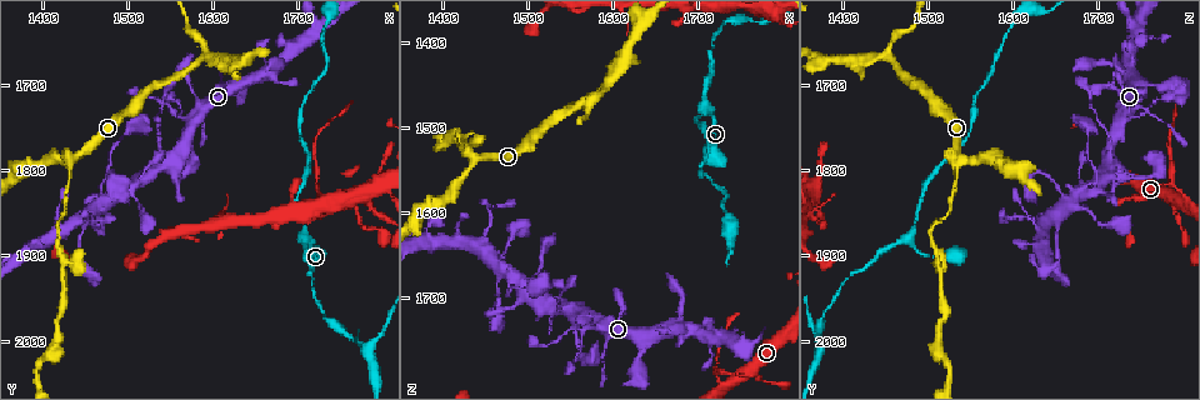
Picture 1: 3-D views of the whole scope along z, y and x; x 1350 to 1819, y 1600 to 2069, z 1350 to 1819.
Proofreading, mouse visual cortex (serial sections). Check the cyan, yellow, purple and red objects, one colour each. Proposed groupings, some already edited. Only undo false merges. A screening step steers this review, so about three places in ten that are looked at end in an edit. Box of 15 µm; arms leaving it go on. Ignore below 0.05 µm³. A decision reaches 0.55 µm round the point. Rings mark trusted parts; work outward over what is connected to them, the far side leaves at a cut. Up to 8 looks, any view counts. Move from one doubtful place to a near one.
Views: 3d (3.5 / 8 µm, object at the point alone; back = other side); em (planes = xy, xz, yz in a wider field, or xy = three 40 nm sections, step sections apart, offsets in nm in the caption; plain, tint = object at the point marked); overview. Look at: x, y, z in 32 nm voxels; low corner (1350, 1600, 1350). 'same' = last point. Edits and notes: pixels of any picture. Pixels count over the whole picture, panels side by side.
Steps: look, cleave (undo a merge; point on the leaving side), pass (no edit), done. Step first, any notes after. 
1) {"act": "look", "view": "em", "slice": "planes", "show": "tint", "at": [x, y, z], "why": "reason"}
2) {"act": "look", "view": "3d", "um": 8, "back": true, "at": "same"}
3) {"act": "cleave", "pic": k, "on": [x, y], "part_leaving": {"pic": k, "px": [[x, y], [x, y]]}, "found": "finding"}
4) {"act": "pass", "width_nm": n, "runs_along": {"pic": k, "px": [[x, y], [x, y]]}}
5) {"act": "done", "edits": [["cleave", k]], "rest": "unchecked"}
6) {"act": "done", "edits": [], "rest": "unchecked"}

{"act": "look", "view": "3d", "um": 3.5, "at": [1720, 1820, 1790], "why": "arms part here"}

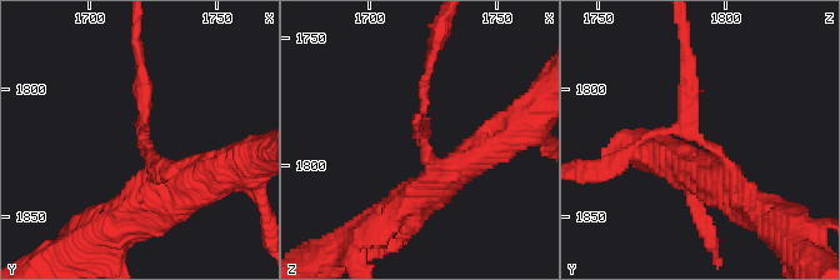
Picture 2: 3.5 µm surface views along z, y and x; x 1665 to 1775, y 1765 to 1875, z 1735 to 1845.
{"act": "pass", "arm_widths_nm": [100, 200, 350], "runs_along": {"pic": 2, "px": [[469, 158], [426, 158], [430, 61]]}, "found": "all the same cell"}

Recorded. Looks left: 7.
{"act": "look", "view": "3d", "um": 8, "at": [1580, 1735, 1730]}

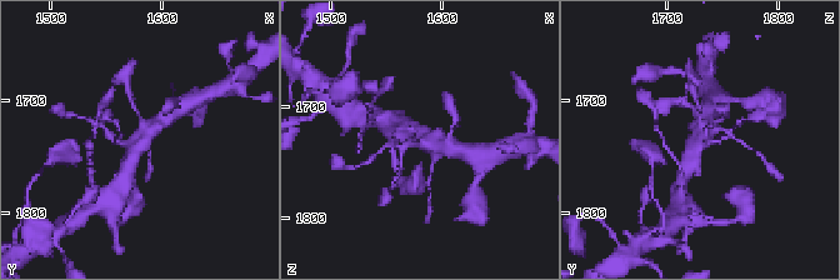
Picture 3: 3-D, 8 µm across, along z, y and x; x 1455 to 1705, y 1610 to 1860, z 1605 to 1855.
{"act": "look", "view": "em", "slice": "planes", "show": "tint", "at": [1580, 1736, 1730], "why": "shape alone is not enough"}

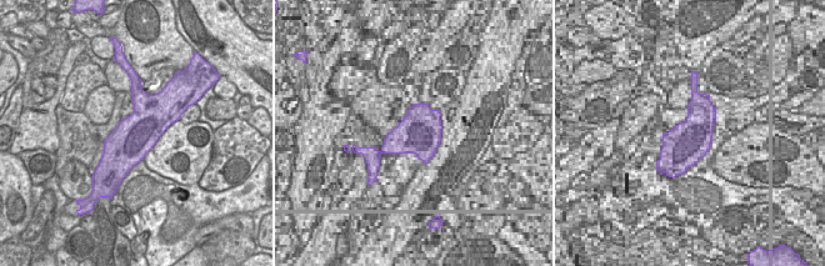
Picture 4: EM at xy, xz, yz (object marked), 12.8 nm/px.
{"act": "pass", "runs_along": {"pic": 3, "px": [[165, 116], [138, 145], [126, 173]]}, "found": "one cell here"}

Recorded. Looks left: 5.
{"act": "look", "view": "3d", "um": 3.5, "at": [1535, 1770, 1715], "why": "a narrow waist"}

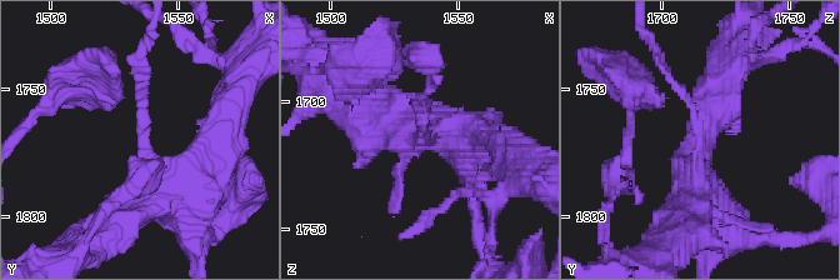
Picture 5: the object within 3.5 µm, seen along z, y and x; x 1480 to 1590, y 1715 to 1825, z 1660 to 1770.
{"act": "look", "view": "em", "slice": "xy", "step": 2, "show": "tint", "at": [1536, 1768, 1715], "why": "shape alone is not enough"}

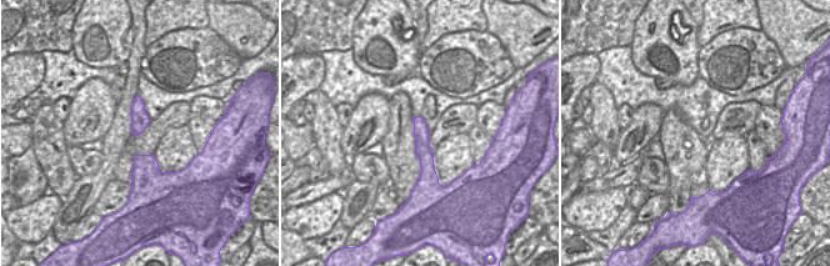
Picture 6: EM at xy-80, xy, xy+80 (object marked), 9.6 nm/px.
{"act": "pass", "runs_along": {"pic": 6, "px": [[416, 119], [426, 157], [428, 190]]}, "found": "one cell here"}

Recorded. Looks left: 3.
{"act": "done", "edits": [], "rest": "unchecked"}

